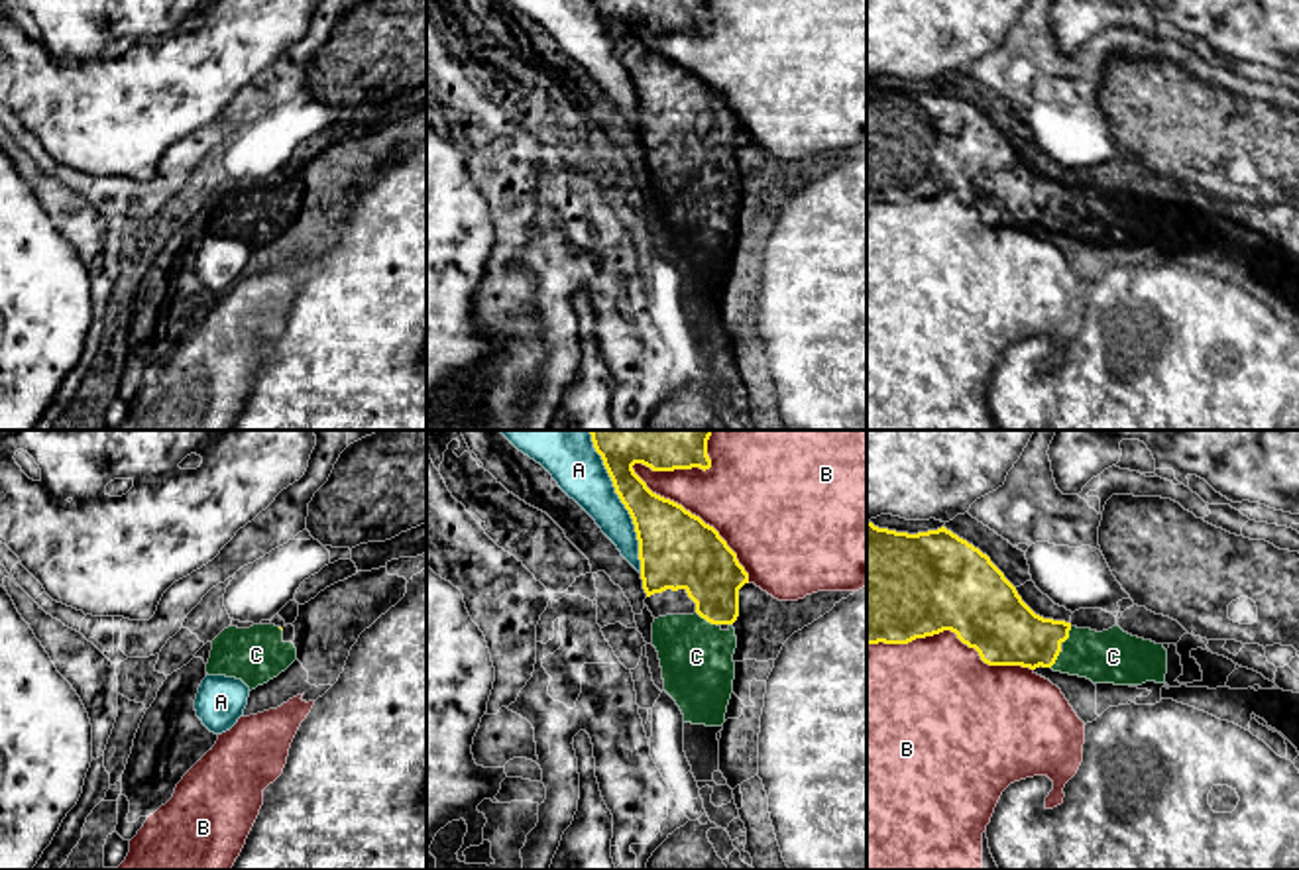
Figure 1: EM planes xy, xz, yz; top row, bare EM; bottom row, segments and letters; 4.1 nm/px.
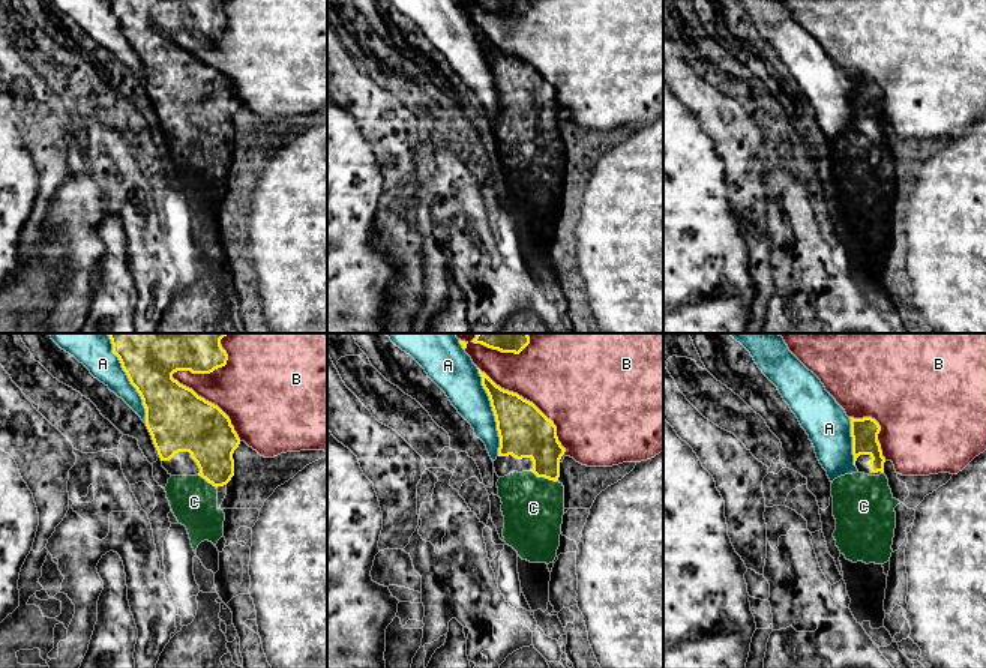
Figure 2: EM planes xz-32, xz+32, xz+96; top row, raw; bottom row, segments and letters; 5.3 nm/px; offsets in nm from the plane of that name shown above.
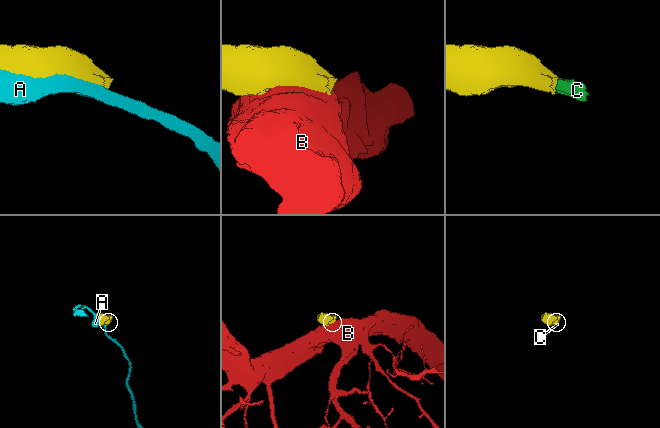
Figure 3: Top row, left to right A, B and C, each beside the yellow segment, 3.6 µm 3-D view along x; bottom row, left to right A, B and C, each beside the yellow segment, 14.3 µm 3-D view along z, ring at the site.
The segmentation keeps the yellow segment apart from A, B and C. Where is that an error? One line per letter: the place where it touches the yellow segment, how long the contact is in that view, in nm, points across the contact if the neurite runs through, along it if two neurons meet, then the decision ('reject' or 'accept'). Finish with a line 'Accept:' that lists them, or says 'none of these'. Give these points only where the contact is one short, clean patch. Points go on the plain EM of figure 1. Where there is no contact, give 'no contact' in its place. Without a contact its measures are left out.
A: meets yellow in xz at (625, 67); contact 600 nm long; reject
B: meets yellow in xz at (694, 75); contact 700 nm long; reject
C: meets yellow in xz at (706, 179); contact 110 nm long; runs through xz (698, 120), (706, 130), (706, 179), (696, 197), (696, 217); accept
Accept: C

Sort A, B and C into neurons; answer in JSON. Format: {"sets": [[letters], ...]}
{"sets": [["A"], ["B"], ["C"]]}

